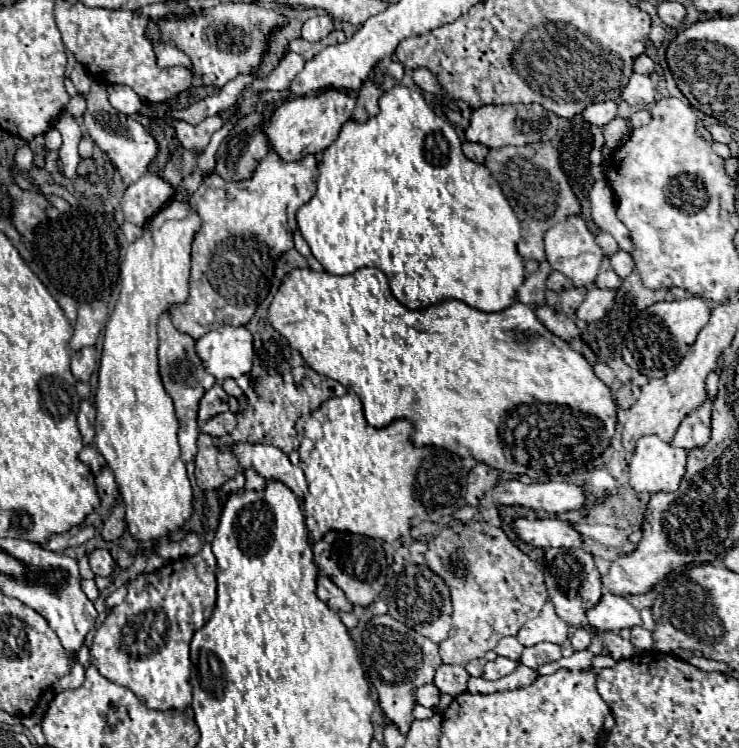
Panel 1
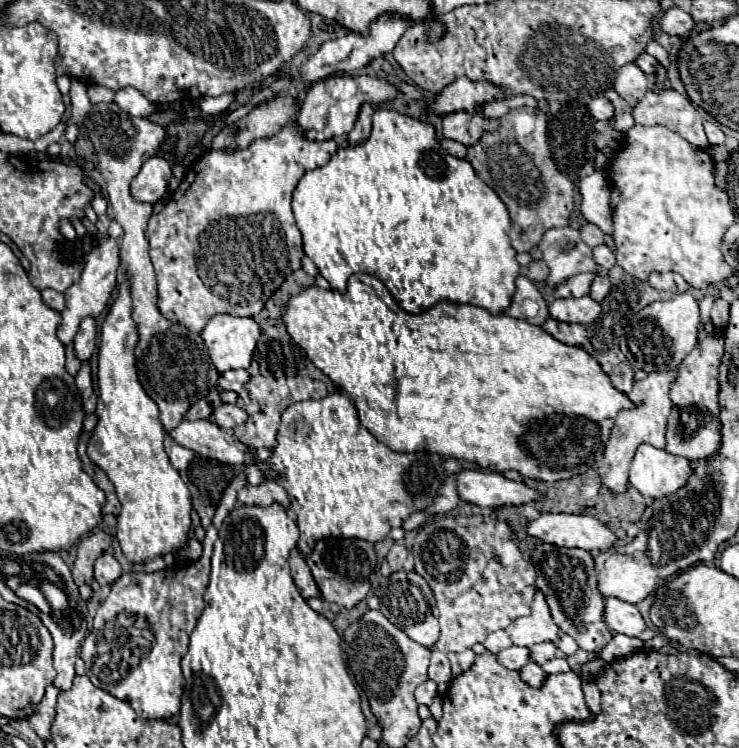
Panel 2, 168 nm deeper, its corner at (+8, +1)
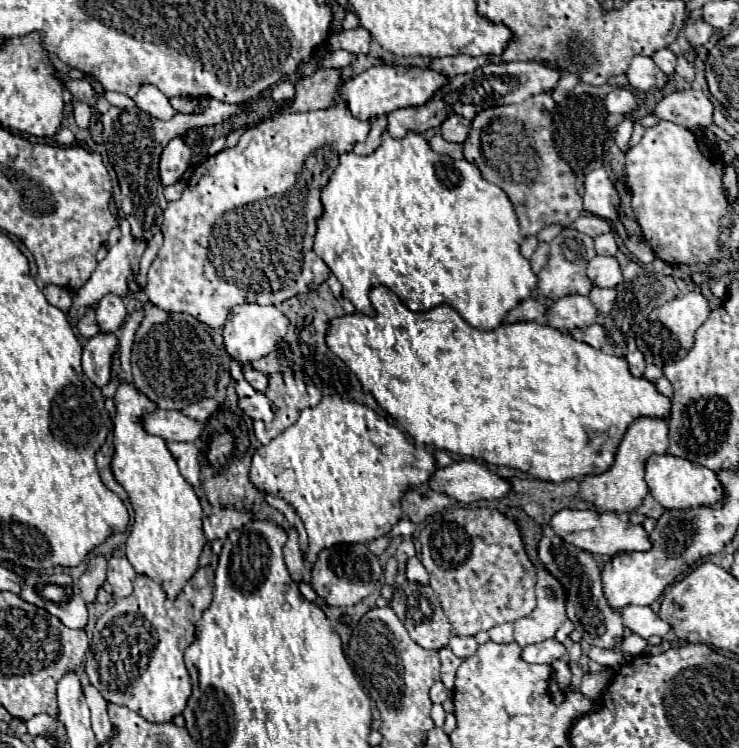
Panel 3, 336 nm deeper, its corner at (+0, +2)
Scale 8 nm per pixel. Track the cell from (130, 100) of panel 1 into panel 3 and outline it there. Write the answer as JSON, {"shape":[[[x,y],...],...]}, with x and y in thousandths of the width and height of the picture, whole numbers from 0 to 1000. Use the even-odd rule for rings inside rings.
{"shape":[[[195,112],[187,126],[181,128],[181,136],[189,147],[200,150],[203,155],[208,158],[217,158],[217,160],[230,160],[233,155],[238,155],[238,147],[230,142],[227,131],[206,112]]]}

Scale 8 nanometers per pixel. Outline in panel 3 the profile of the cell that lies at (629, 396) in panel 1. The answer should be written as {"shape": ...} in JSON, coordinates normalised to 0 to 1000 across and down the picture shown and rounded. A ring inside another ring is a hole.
{"shape":[[[869,471],[850,473],[847,481],[850,481],[850,495],[855,497],[855,503],[871,503],[874,483]]]}

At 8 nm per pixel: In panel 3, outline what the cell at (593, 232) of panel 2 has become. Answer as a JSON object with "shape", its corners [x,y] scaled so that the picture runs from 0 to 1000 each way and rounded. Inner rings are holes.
{"shape":[[[793,286],[793,289],[785,289],[777,299],[774,299],[777,307],[788,310],[788,313],[796,313],[801,318],[812,316],[812,313],[823,313],[828,310],[828,302],[823,294],[815,294],[809,289],[801,289],[801,286]]]}

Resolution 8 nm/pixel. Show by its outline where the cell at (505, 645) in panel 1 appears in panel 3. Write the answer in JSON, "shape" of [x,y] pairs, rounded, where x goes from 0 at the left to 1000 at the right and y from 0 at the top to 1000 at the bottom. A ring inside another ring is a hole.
{"shape":[[[677,834],[660,842],[663,856],[674,861],[690,861],[696,856],[696,837],[693,834]]]}

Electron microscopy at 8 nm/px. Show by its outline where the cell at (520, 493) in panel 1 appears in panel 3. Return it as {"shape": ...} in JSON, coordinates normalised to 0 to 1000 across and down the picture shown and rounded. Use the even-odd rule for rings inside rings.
{"shape":[[[644,615],[614,618],[612,623],[593,626],[582,639],[582,650],[628,674],[647,668],[677,668],[693,655],[687,642],[663,631]]]}

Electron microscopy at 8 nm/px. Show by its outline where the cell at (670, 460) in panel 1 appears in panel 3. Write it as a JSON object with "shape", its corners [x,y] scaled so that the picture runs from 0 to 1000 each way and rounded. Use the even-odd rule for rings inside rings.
{"shape":[[[882,607],[874,615],[874,647],[880,660],[899,679],[939,679],[953,674],[974,676],[977,671],[977,650],[961,626],[909,607]]]}

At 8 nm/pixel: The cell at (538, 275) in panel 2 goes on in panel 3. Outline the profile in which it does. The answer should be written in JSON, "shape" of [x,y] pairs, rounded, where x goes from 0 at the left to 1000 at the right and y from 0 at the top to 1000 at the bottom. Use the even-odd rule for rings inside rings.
{"shape":[[[731,324],[728,334],[723,337],[723,342],[720,342],[720,348],[717,348],[723,366],[728,366],[728,364],[742,353],[742,337],[744,337],[744,329],[742,329],[739,324]]]}

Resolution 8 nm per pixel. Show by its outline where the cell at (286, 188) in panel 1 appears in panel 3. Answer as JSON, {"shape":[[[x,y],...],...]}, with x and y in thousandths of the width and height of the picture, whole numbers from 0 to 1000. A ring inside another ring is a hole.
{"shape":[[[465,136],[444,144],[444,147],[425,147],[425,150],[411,150],[411,152],[376,152],[365,160],[357,160],[352,166],[346,166],[344,171],[333,174],[325,184],[325,190],[317,198],[303,198],[300,203],[284,209],[281,214],[276,214],[263,233],[254,241],[254,249],[246,259],[244,267],[238,270],[227,270],[227,278],[222,281],[222,299],[219,299],[219,313],[222,313],[222,326],[211,342],[211,348],[206,350],[203,361],[200,361],[200,374],[198,374],[198,385],[195,393],[200,396],[200,401],[219,412],[227,420],[238,420],[238,417],[249,417],[263,422],[265,428],[276,430],[284,439],[300,439],[306,420],[311,417],[314,409],[319,406],[379,406],[401,393],[417,390],[430,385],[447,366],[447,358],[438,353],[436,345],[430,345],[422,334],[422,324],[425,324],[425,313],[428,313],[428,291],[436,286],[436,273],[433,273],[433,254],[441,249],[447,233],[452,230],[455,219],[457,219],[457,209],[463,203],[474,203],[479,198],[482,190],[493,190],[498,182],[501,166],[498,163],[487,163],[482,158],[476,158],[476,152],[471,150],[471,144],[465,142]]]}

